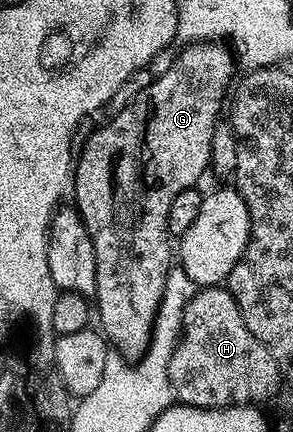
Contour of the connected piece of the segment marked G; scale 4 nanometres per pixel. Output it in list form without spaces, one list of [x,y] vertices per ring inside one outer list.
[[[194,40],[178,54],[178,59],[155,80],[151,86],[146,86],[111,122],[106,122],[86,143],[82,146],[82,155],[77,155],[76,165],[72,170],[72,194],[74,190],[73,205],[78,211],[78,215],[84,220],[88,228],[88,236],[92,240],[92,248],[96,252],[96,322],[100,327],[107,343],[117,353],[121,354],[127,360],[137,360],[142,357],[150,348],[150,335],[154,333],[154,321],[158,318],[158,306],[162,302],[162,293],[166,287],[166,277],[172,269],[172,238],[166,229],[168,220],[168,208],[172,208],[172,200],[180,196],[180,192],[193,190],[199,185],[198,181],[202,178],[202,173],[208,170],[210,166],[210,153],[212,152],[212,136],[214,127],[220,121],[220,115],[223,113],[224,102],[222,106],[222,97],[231,89],[234,78],[234,66],[236,67],[236,58],[229,45],[223,44],[218,40]]]

